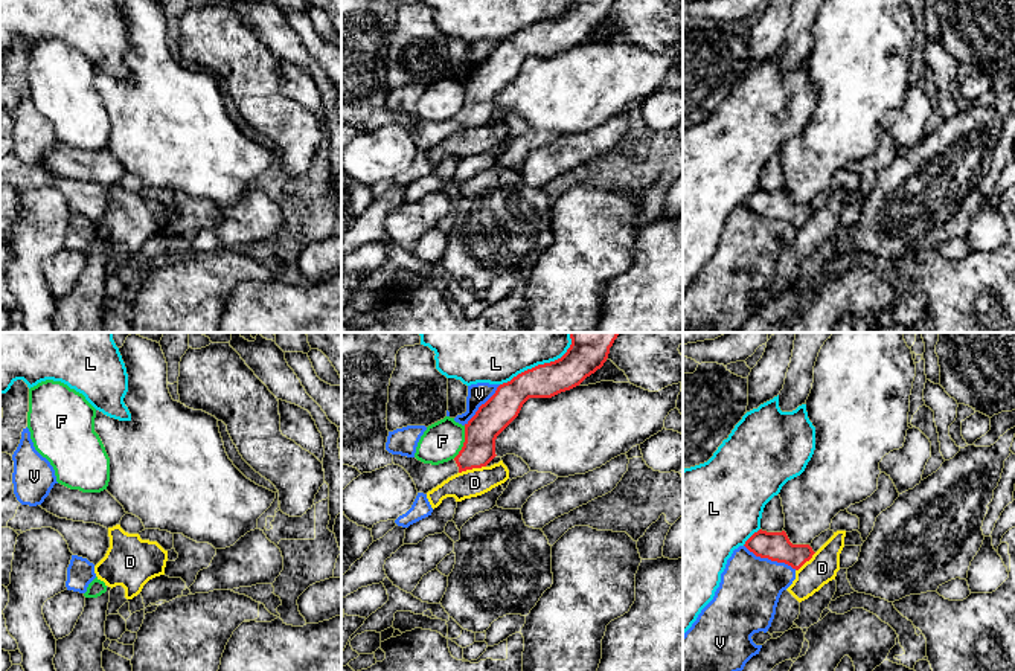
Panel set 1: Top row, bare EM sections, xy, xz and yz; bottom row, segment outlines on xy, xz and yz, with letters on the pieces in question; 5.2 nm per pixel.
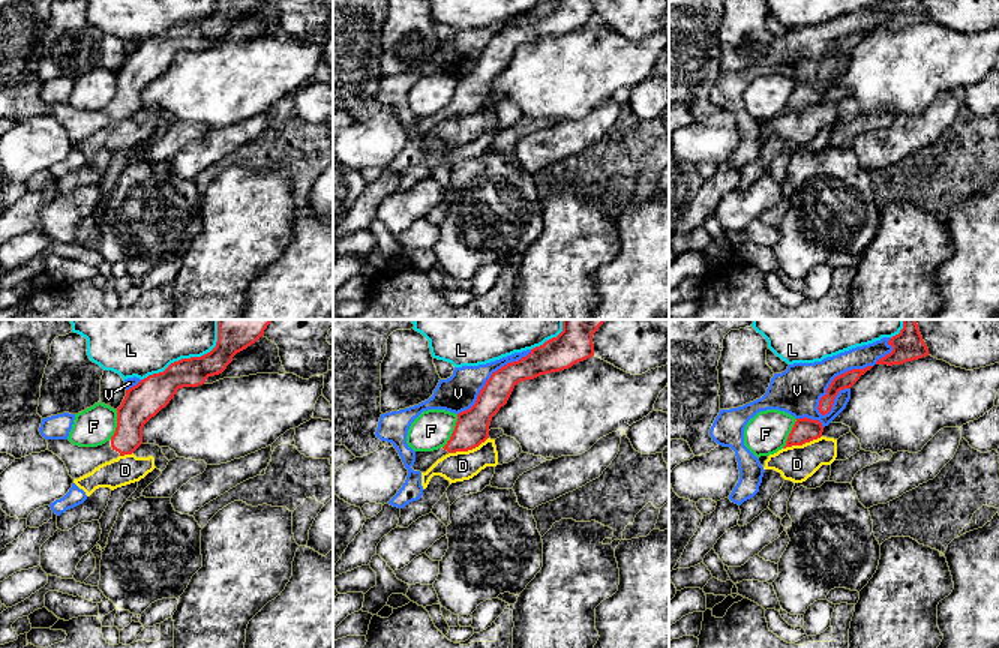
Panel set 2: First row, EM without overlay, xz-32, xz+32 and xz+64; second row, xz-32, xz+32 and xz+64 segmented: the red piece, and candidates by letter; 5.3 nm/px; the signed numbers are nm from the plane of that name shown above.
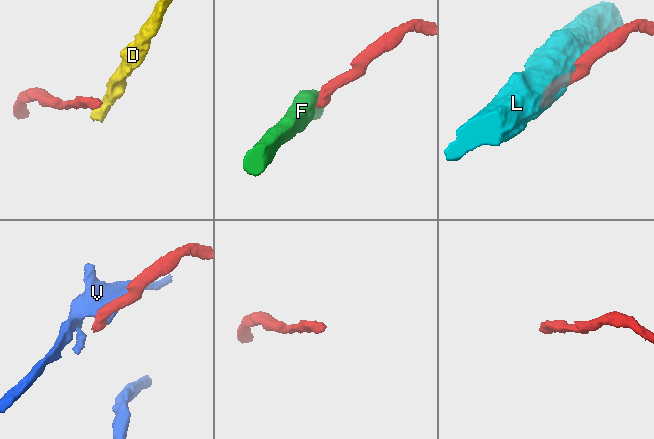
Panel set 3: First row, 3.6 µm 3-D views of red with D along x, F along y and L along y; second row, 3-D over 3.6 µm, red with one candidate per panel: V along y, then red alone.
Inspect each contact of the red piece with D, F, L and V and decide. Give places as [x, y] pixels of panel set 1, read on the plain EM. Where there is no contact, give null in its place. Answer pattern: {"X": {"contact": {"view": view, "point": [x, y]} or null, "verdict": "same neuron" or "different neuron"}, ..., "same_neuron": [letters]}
{"D": {"contact": {"view": "xz", "point": [471, 127]}, "verdict": "different neuron"}, "F": {"contact": {"view": "xz", "point": [464, 101]}, "verdict": "different neuron"}, "L": {"contact": {"view": "xz", "point": [538, 23]}, "verdict": "different neuron"}, "V": {"contact": {"view": "yz", "point": [770, 217]}, "verdict": "different neuron"}, "same_neuron": []}

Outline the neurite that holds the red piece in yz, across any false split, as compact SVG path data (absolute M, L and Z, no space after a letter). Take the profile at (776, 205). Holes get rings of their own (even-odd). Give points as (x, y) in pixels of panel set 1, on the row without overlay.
M759 188L744 203L756 215L785 221L799 229L815 212L809 203L792 203L785 189L767 191Z

